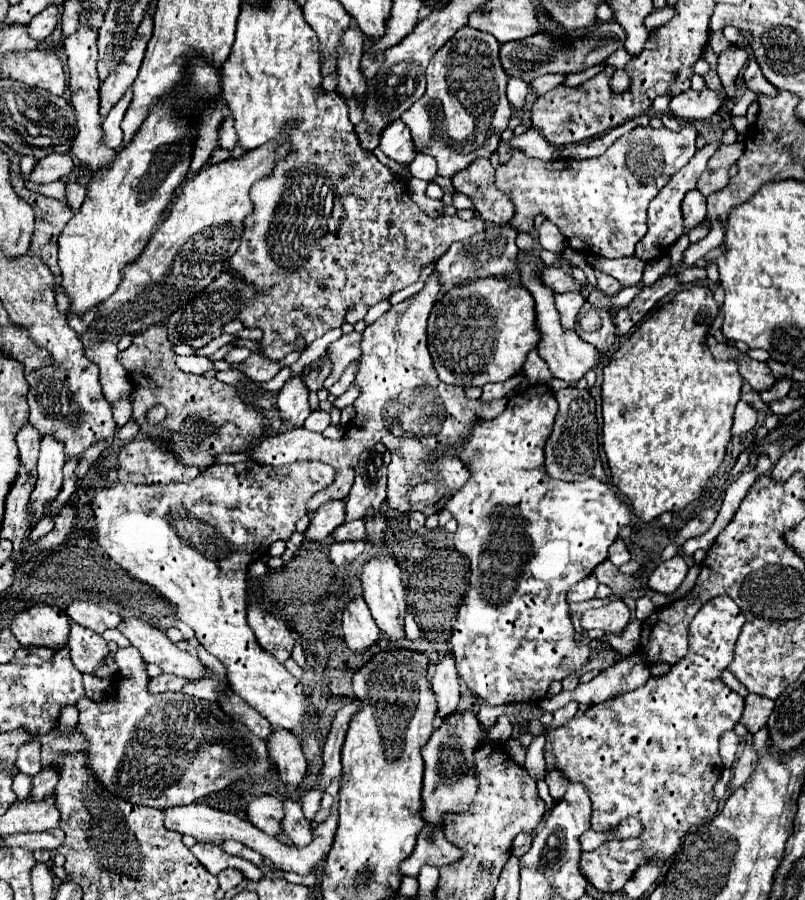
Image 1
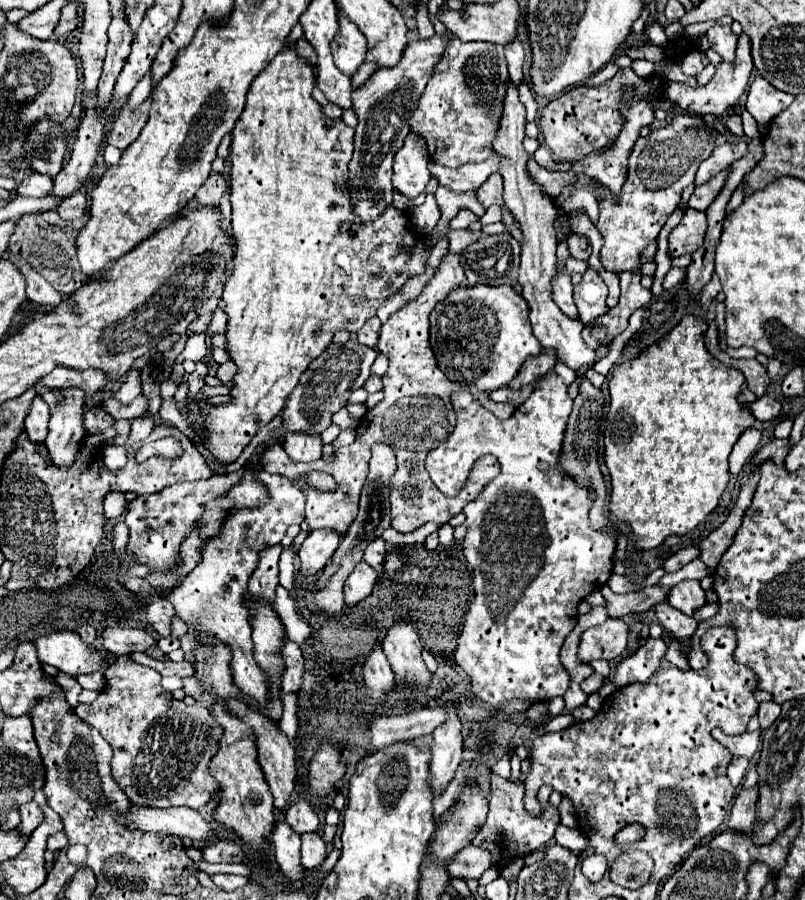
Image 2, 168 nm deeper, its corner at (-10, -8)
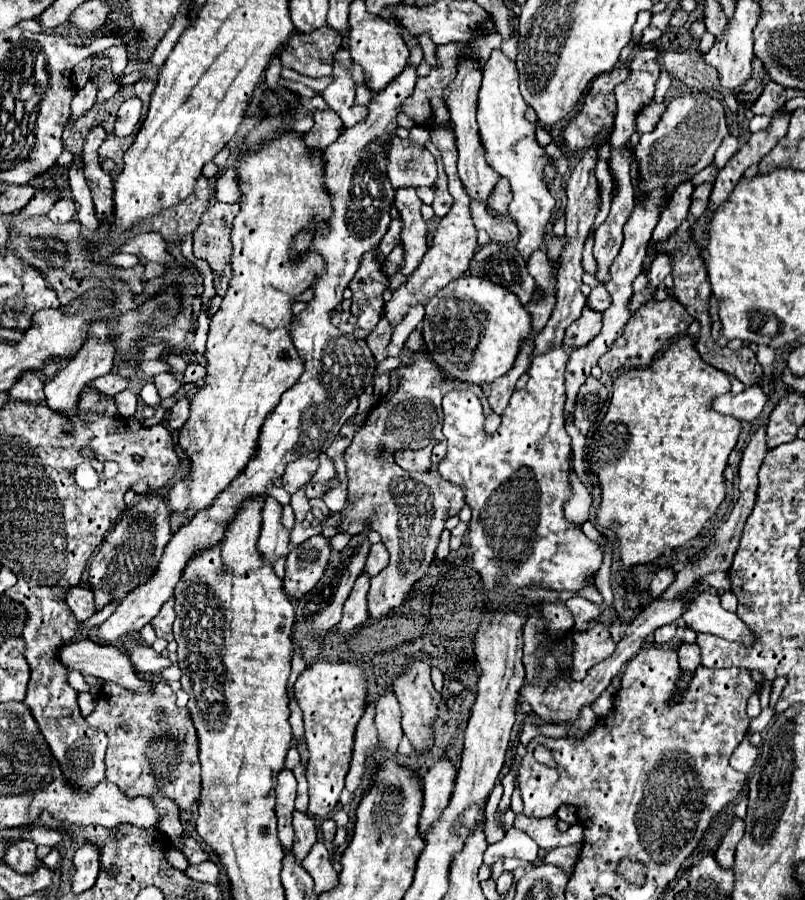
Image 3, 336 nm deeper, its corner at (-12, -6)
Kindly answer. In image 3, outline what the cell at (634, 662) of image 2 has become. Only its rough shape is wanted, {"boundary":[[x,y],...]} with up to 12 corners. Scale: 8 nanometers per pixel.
{"boundary":[[668,624],[654,632],[658,646],[670,642],[678,630],[676,624]]}

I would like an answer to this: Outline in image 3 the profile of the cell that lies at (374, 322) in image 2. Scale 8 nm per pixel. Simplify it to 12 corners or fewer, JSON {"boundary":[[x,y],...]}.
{"boundary":[[386,318],[378,322],[366,338],[374,358],[386,360],[392,324]]}

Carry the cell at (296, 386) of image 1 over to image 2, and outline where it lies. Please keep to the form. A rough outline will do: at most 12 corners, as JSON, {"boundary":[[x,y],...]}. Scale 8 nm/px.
{"boundary":[[286,434],[284,450],[294,462],[322,454],[316,434]]}

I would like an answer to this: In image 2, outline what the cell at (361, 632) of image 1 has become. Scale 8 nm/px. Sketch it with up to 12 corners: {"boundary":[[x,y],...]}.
{"boundary":[[384,650],[366,656],[364,684],[376,700],[394,686],[394,672]]}

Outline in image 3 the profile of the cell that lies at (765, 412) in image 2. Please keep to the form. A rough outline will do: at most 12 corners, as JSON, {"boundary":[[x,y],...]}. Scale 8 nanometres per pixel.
{"boundary":[[758,386],[712,402],[720,414],[752,422],[766,406]]}

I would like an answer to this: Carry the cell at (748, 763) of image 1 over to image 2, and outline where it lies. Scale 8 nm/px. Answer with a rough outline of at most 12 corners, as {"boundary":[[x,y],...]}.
{"boundary":[[758,790],[738,792],[730,828],[750,832],[756,820]]}

